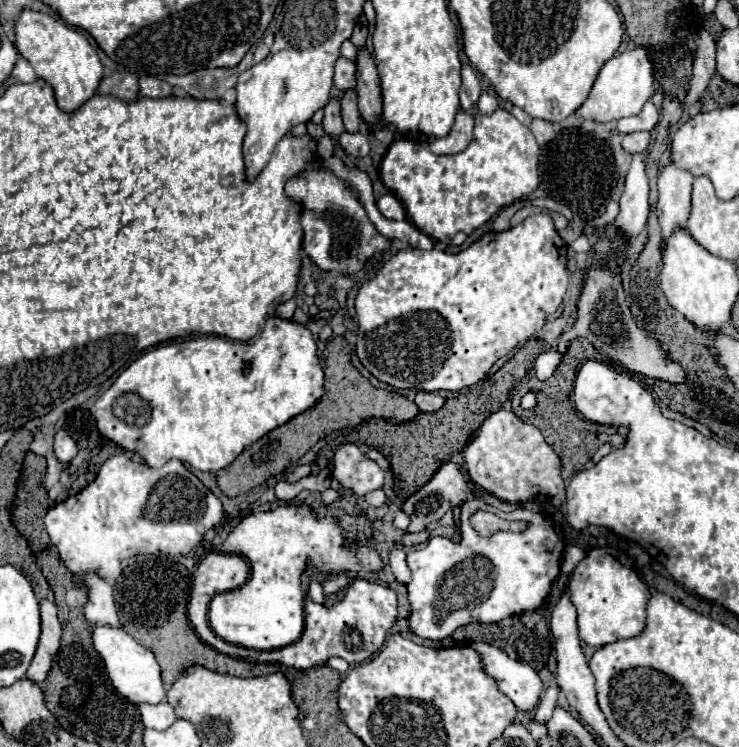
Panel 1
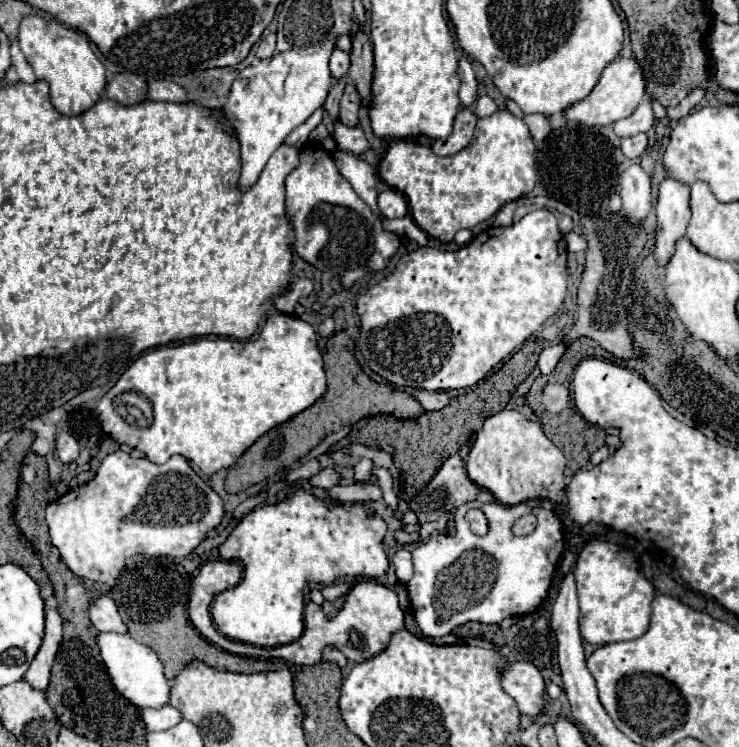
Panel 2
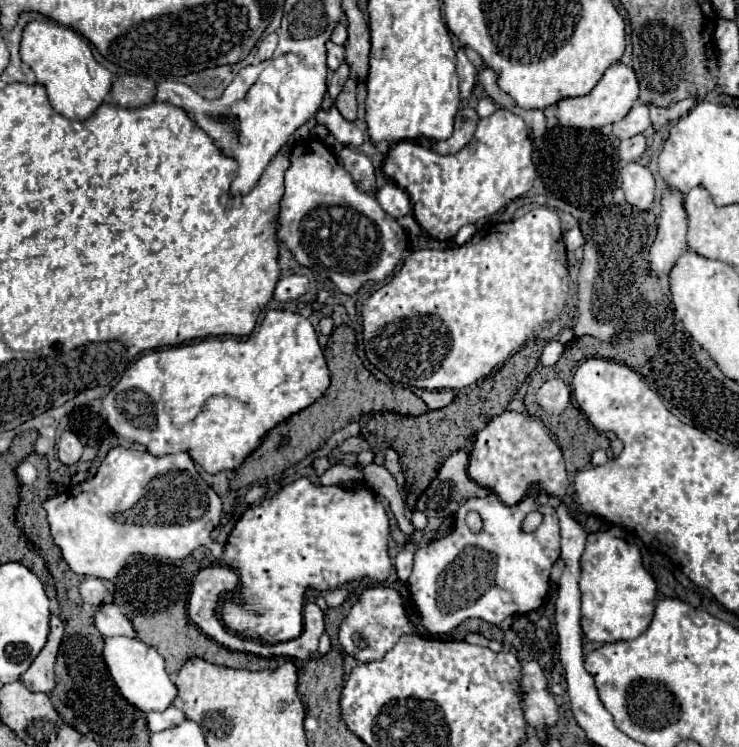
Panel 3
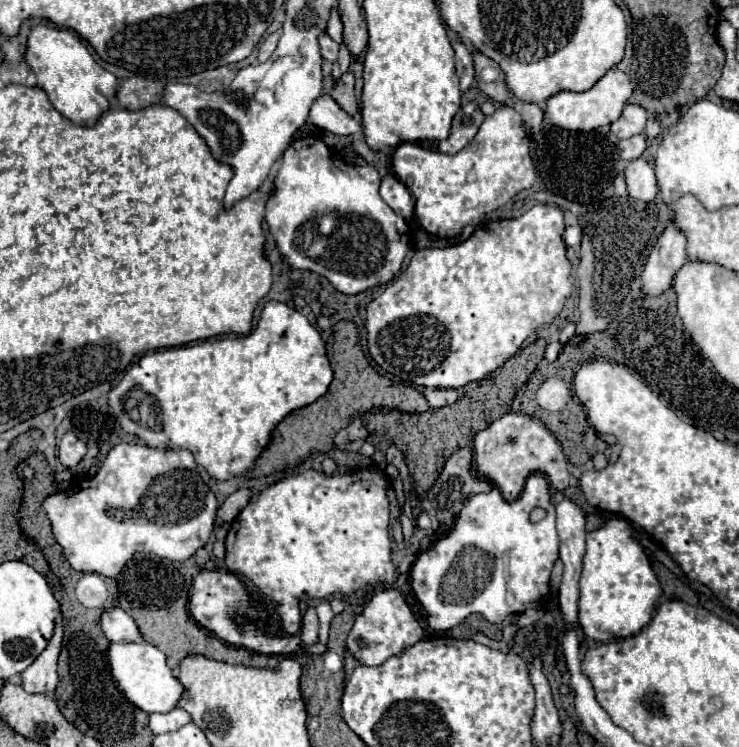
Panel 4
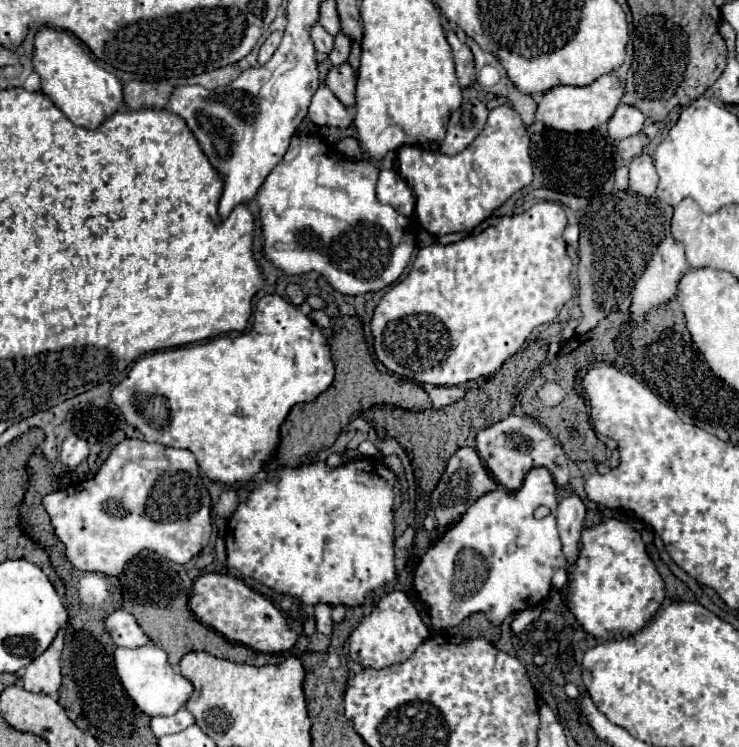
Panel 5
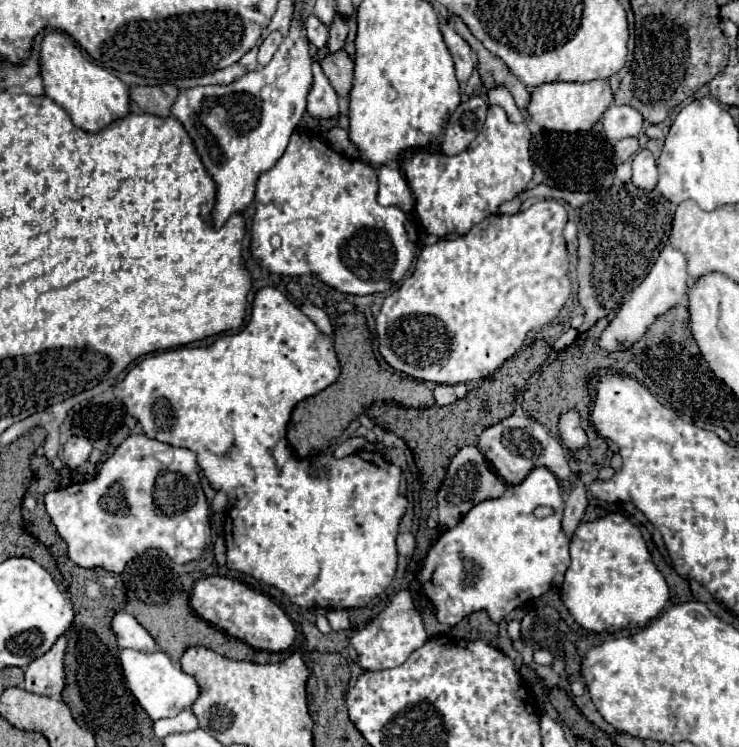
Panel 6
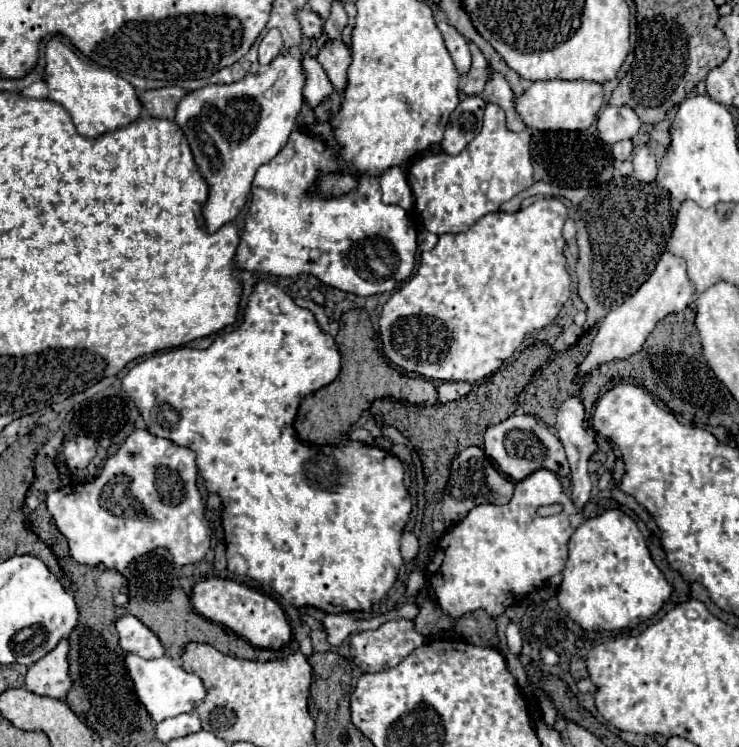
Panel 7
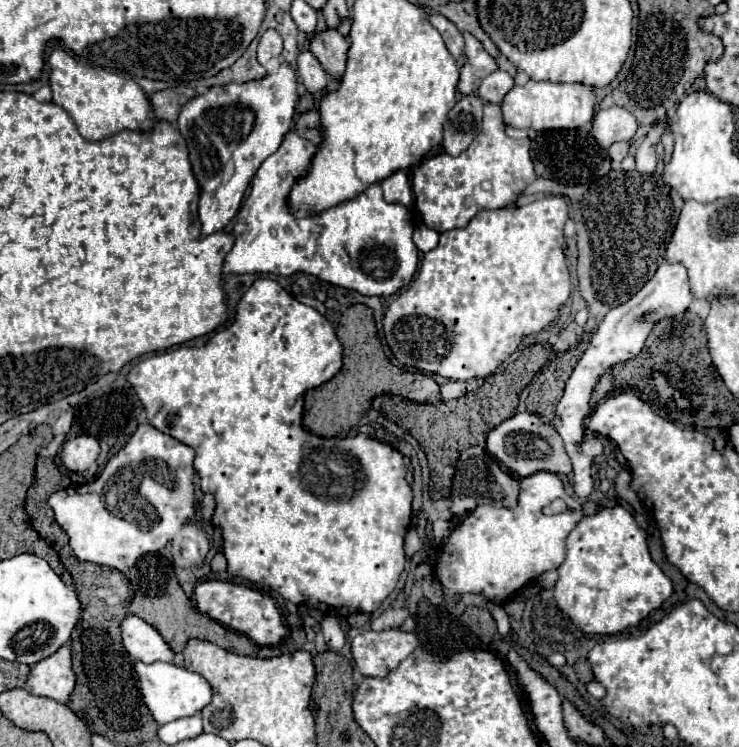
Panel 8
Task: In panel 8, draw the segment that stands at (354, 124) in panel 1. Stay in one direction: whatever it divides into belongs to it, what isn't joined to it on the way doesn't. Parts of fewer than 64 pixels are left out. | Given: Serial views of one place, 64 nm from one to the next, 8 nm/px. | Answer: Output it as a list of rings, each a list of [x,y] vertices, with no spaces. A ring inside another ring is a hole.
[[[326,30],[320,36],[312,38],[310,52],[318,58],[322,68],[336,82],[340,82],[348,62],[348,40],[338,30]]]

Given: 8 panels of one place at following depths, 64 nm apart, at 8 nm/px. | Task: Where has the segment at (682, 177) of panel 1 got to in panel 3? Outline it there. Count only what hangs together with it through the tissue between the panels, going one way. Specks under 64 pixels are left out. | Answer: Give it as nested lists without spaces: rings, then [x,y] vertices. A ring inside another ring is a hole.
[[[666,188],[662,196],[662,212],[656,240],[650,248],[650,264],[654,274],[668,274],[678,256],[686,248],[688,214],[684,210],[684,194],[680,190]]]

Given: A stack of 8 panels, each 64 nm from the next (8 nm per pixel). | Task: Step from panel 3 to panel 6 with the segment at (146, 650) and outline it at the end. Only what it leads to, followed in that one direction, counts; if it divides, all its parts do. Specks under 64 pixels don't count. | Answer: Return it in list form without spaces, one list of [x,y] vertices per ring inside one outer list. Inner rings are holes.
[[[120,650],[120,666],[126,680],[126,686],[136,696],[138,704],[152,720],[170,718],[180,714],[182,710],[190,708],[192,702],[198,698],[198,684],[192,676],[184,674],[176,668],[170,658],[162,650],[154,652],[140,652],[140,650]]]

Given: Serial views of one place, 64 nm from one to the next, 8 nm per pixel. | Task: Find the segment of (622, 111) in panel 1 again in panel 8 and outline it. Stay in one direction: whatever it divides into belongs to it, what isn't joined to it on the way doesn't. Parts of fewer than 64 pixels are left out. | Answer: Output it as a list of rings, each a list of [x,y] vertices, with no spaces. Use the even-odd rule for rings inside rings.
[[[528,80],[524,86],[514,86],[504,102],[502,114],[504,122],[514,128],[532,130],[574,130],[592,122],[596,108],[596,90],[578,82],[556,84],[556,82],[536,82]]]

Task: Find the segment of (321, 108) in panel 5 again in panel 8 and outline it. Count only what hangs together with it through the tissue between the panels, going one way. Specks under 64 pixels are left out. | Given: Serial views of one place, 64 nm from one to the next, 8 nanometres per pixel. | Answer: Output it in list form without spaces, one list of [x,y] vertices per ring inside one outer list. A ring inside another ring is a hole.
[[[304,50],[298,56],[298,74],[300,74],[300,80],[304,84],[304,90],[312,96],[316,92],[322,92],[328,84],[324,68],[320,66],[320,62],[314,58],[314,54],[310,50]]]

